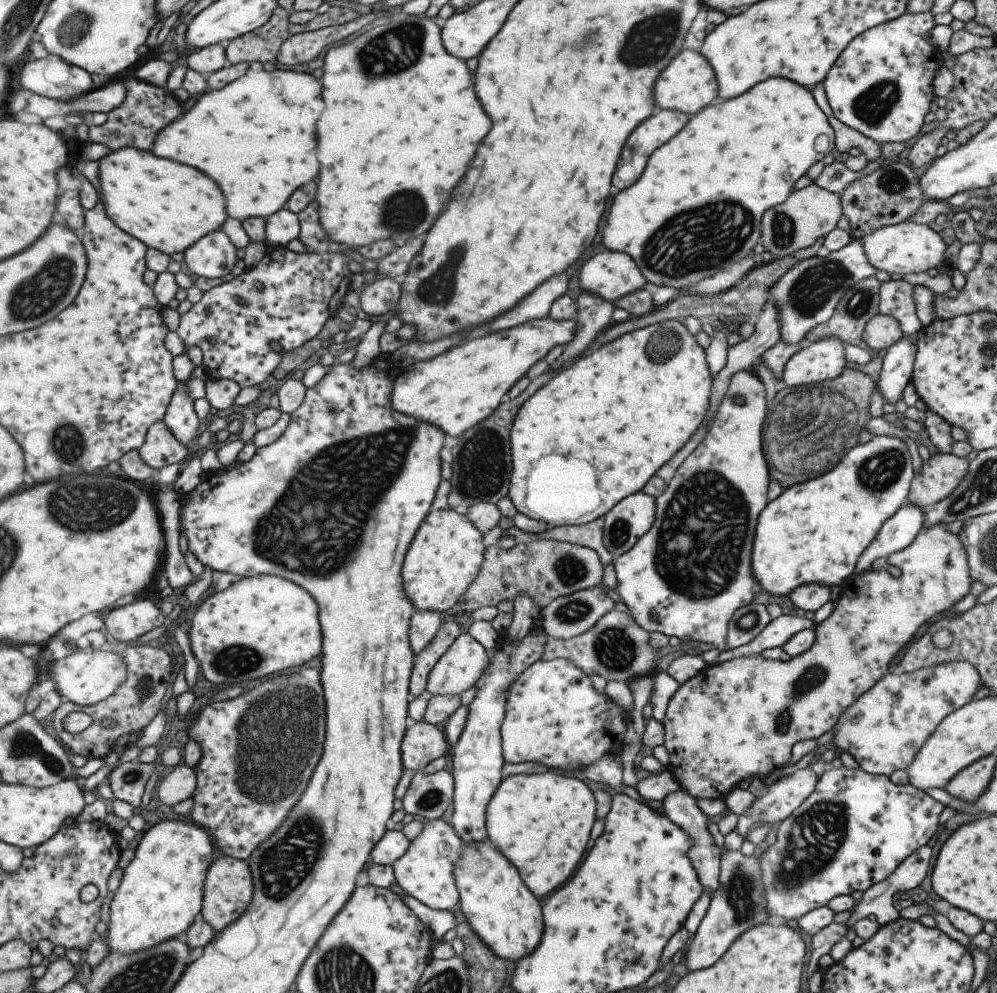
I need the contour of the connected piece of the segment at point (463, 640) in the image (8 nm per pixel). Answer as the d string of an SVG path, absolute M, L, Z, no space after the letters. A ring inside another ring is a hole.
M468 632L459 634L427 673L425 695L460 695L474 686L489 660Z

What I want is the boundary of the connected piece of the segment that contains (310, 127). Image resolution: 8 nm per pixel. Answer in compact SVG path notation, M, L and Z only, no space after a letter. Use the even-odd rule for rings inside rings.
M249 70L243 78L225 88L203 93L188 112L161 131L151 151L157 156L201 168L201 172L213 177L224 190L230 217L241 222L253 217L265 218L283 208L295 188L317 176L319 162L315 158L315 122L321 110L321 84L309 73Z

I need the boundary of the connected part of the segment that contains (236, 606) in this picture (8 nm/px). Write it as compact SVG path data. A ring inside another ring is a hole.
M275 575L242 577L226 588L215 592L196 608L189 634L191 650L206 679L227 687L237 686L245 680L275 674L277 670L305 664L321 652L321 632L317 624L317 608L311 596L295 586L294 582Z

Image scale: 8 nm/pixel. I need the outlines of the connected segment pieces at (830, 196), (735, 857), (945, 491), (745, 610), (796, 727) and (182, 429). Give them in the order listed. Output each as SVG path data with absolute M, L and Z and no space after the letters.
M814 182L791 194L773 208L768 208L761 218L761 244L774 257L789 256L797 249L810 247L833 229L841 218L842 208L837 193L819 188Z
M709 818L705 822L705 827L713 843L720 850L718 885L711 894L708 908L696 931L690 935L687 945L684 946L683 964L688 972L711 966L737 936L756 924L767 922L768 917L764 909L765 899L761 886L759 859L743 856L740 851L725 849L723 835L719 832L717 824Z
M932 452L926 461L921 462L919 470L913 472L905 502L922 510L929 504L947 498L965 476L967 466L965 457Z
M749 603L735 610L729 619L725 636L725 649L734 649L755 638L770 621L766 606Z
M935 524L935 526L929 526L929 528L921 528L907 548L894 552L891 556L885 558L885 560L887 560L887 566L897 568L899 574L891 576L889 570L886 571L884 569L871 569L869 572L861 572L857 576L853 576L853 573L851 573L850 578L840 584L840 595L834 600L833 612L825 620L817 623L817 626L813 629L815 640L813 640L813 644L811 644L811 648L807 652L803 652L803 654L796 657L785 658L784 660L763 658L761 655L731 658L731 660L726 660L725 662L706 666L701 672L698 672L676 688L675 694L670 696L660 723L664 728L664 741L662 745L668 754L670 764L668 769L678 782L681 791L685 791L695 800L698 798L711 798L720 799L724 802L727 794L736 788L740 780L755 776L760 779L773 772L776 768L783 766L789 760L791 746L795 742L811 740L821 736L827 730L832 730L837 720L839 720L839 716L843 714L843 710L849 708L849 704L853 704L861 694L865 694L885 674L885 670L891 670L887 669L891 658L899 652L899 648L903 648L913 638L913 634L917 632L917 628L923 626L925 622L929 622L931 616L937 616L937 614L949 610L951 606L969 592L969 584L971 584L972 580L969 576L965 551L957 535L945 530L944 524Z
M181 382L175 391L164 421L183 444L194 448L197 436L204 428L204 421L195 412L195 402L188 391L188 382Z

